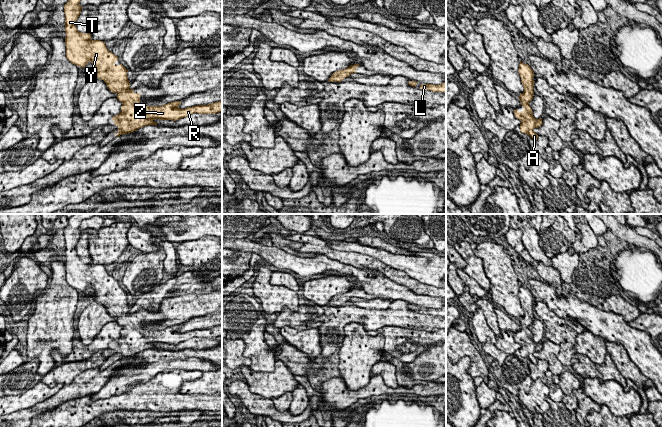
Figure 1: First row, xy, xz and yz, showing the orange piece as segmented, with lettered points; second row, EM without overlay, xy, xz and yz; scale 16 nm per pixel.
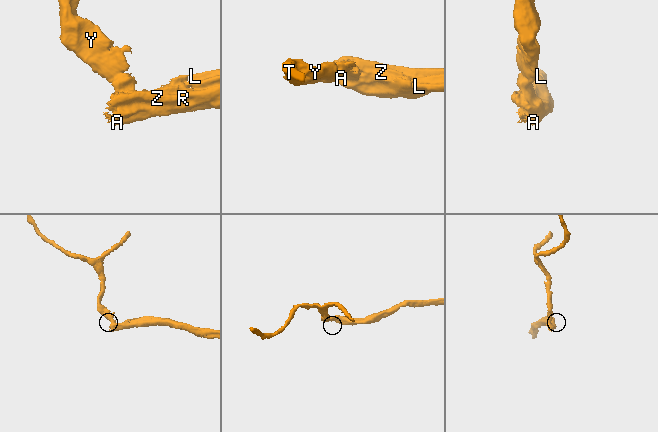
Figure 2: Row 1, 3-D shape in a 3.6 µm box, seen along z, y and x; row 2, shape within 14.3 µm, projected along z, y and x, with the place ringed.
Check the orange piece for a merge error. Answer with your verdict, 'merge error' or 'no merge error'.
no merge error

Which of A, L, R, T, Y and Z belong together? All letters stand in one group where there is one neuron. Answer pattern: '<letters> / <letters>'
A L R T Y Z

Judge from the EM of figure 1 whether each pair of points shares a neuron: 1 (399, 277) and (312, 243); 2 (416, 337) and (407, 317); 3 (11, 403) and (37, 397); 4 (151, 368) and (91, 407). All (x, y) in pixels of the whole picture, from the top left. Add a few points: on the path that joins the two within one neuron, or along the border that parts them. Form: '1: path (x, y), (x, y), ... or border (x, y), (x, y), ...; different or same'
1: path (377, 266), (334, 254); same
2: border (389, 325), (435, 331); different
3: path (17, 402), (31, 397); same
4: border (126, 390), (120, 394), (90, 400); different

